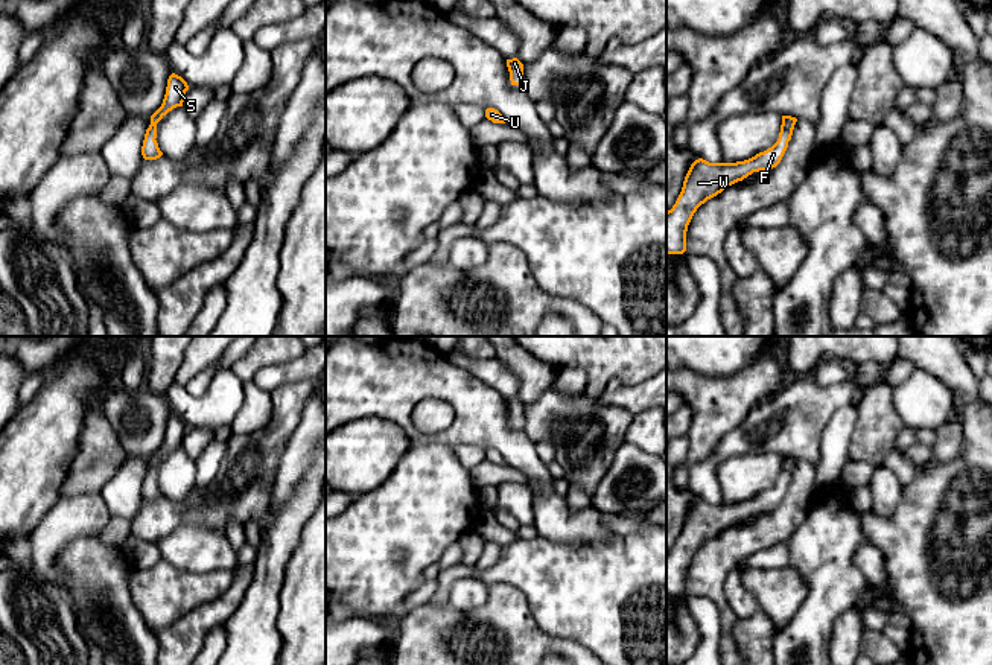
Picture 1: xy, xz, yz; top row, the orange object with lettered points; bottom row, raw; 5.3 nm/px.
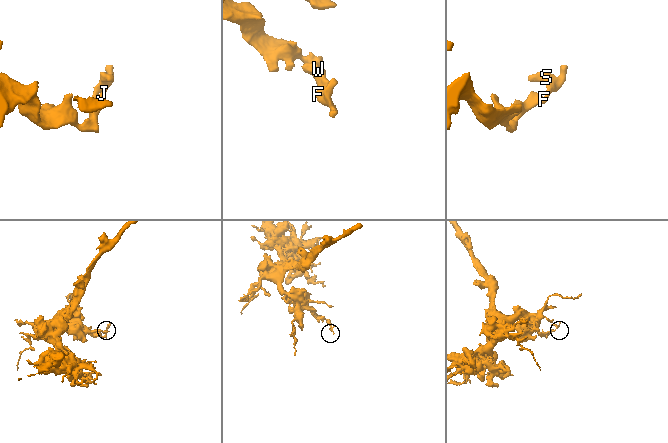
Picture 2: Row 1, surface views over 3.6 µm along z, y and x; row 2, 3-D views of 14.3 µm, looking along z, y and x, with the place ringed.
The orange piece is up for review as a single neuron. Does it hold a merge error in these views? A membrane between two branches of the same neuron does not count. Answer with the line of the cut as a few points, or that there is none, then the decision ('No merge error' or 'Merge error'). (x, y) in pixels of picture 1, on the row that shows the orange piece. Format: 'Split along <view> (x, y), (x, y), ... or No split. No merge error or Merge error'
No split. No merge error

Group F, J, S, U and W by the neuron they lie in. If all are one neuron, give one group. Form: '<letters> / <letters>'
F J S U W

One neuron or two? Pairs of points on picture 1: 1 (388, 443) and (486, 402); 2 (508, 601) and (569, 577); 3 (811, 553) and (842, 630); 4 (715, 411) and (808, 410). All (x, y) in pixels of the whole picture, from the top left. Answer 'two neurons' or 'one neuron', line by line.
1: two neurons
2: two neurons
3: two neurons
4: two neurons

